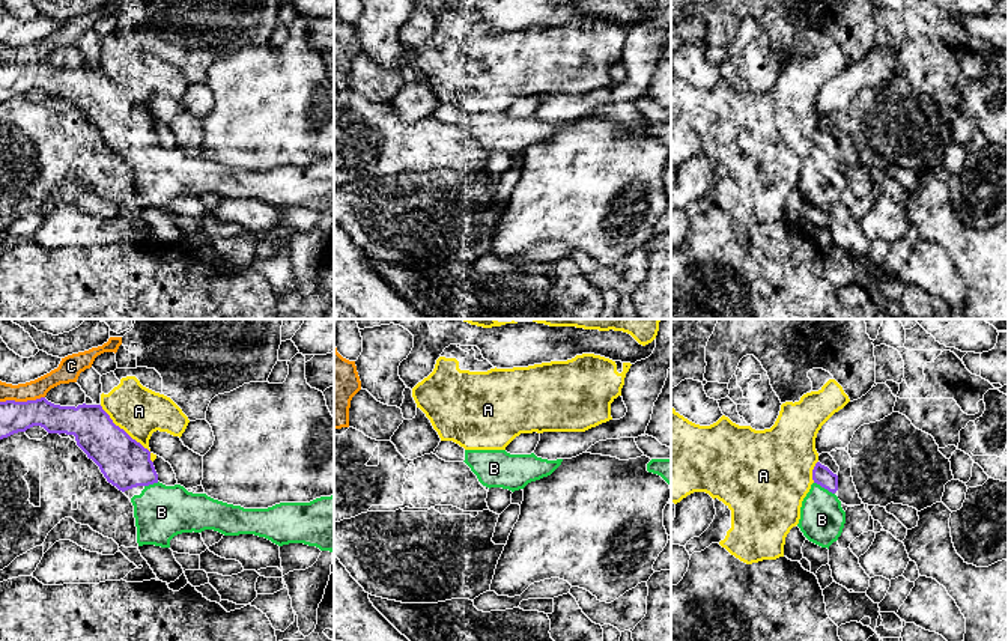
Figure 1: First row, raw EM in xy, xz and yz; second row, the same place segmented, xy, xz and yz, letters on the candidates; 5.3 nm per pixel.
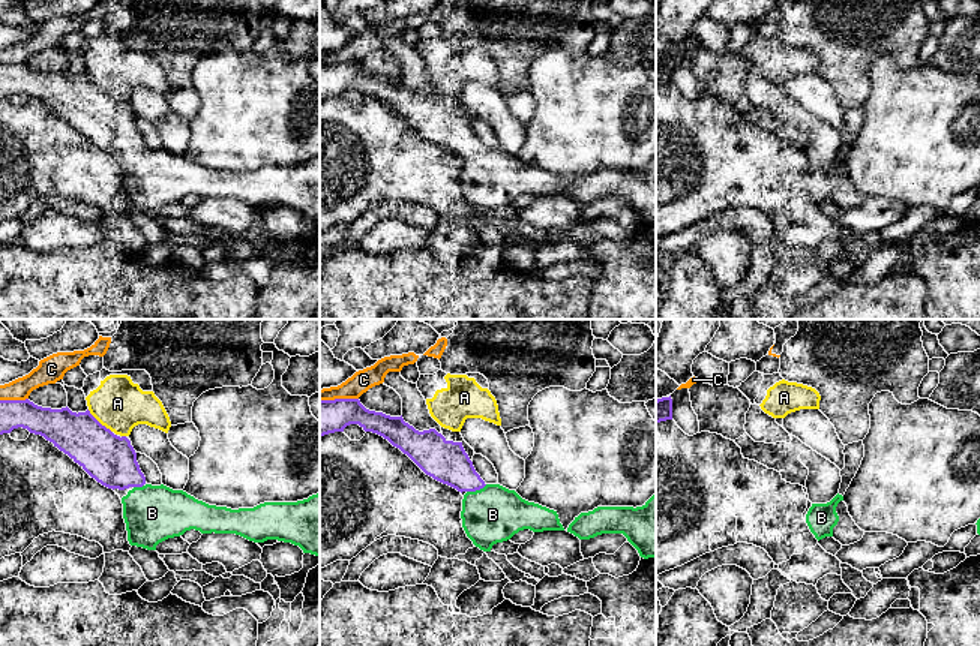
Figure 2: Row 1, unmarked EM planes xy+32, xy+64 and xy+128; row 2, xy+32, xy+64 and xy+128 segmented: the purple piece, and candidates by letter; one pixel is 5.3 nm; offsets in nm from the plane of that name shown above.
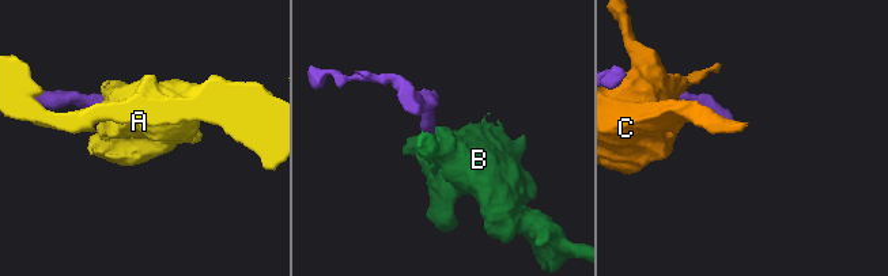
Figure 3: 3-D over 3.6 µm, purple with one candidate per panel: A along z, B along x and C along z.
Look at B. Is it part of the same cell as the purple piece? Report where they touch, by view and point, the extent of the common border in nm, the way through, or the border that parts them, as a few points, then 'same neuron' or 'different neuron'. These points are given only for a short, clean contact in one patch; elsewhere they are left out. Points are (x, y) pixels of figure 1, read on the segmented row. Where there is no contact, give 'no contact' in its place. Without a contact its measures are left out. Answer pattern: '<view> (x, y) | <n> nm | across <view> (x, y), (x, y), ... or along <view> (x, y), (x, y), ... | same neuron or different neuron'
yz (825, 488) | 130 nm | across yz (823, 476), (825, 488), (822, 519) | same neuron

